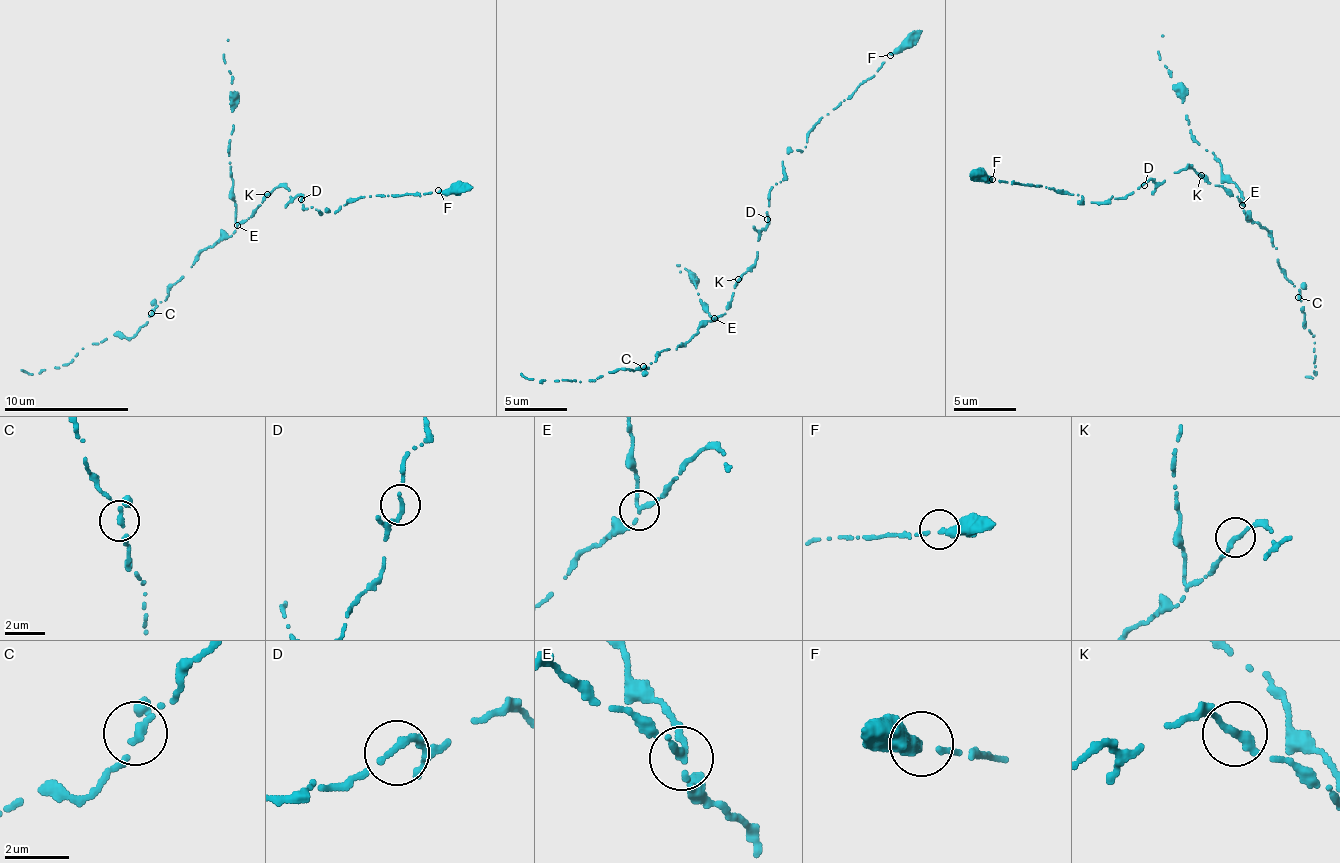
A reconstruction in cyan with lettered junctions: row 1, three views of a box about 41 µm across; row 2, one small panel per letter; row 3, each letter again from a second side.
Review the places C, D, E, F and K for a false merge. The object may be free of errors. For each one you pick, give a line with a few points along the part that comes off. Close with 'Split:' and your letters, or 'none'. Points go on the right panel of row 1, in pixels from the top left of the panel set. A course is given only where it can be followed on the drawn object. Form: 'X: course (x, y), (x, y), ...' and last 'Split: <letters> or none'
E: course (1241, 205), (1244, 197), (1222, 172), (1219, 157), (1191, 133), (1185, 96), (1159, 61), (1162, 36)
Split: E

